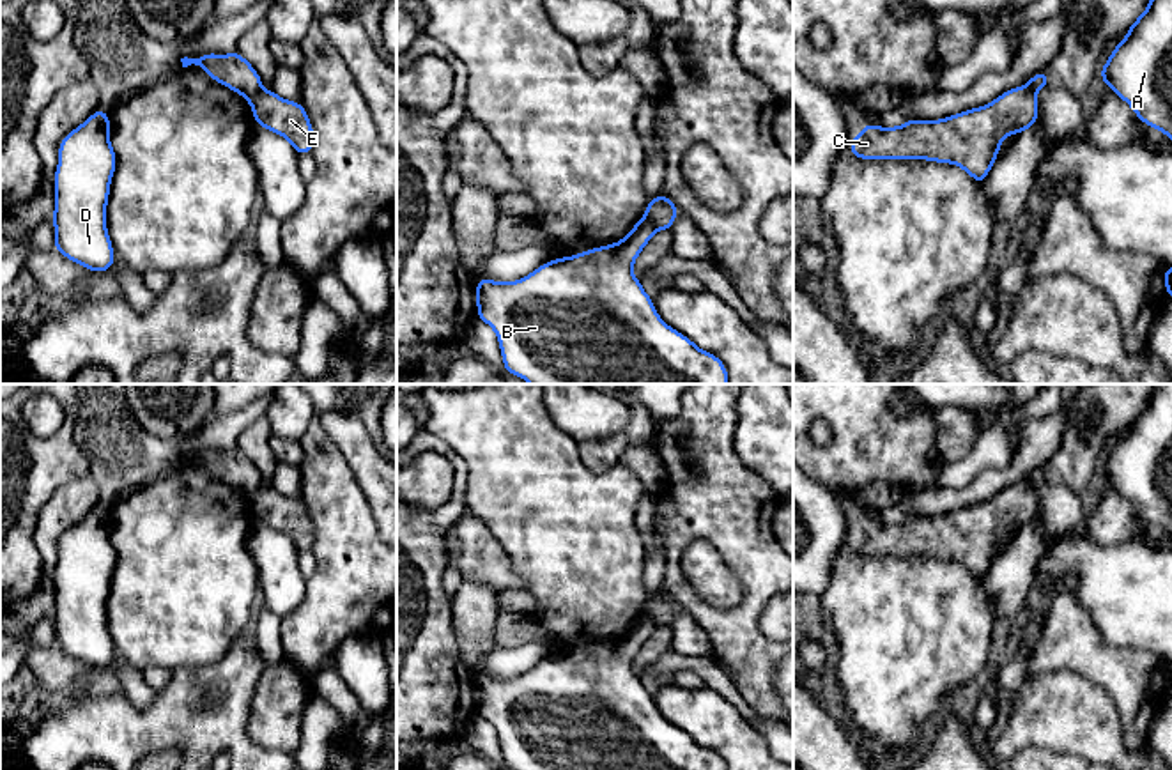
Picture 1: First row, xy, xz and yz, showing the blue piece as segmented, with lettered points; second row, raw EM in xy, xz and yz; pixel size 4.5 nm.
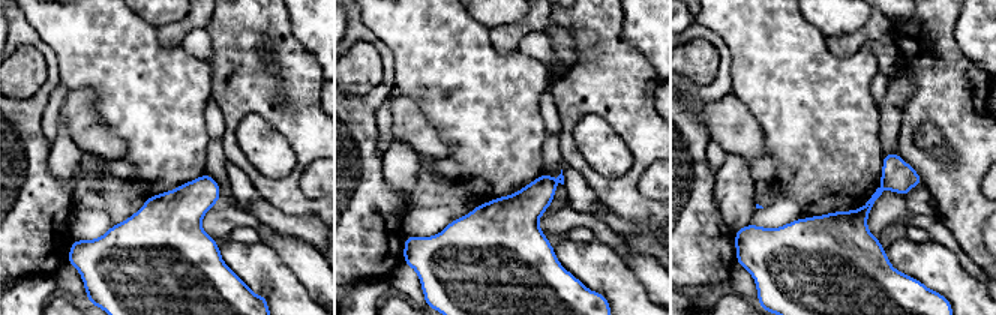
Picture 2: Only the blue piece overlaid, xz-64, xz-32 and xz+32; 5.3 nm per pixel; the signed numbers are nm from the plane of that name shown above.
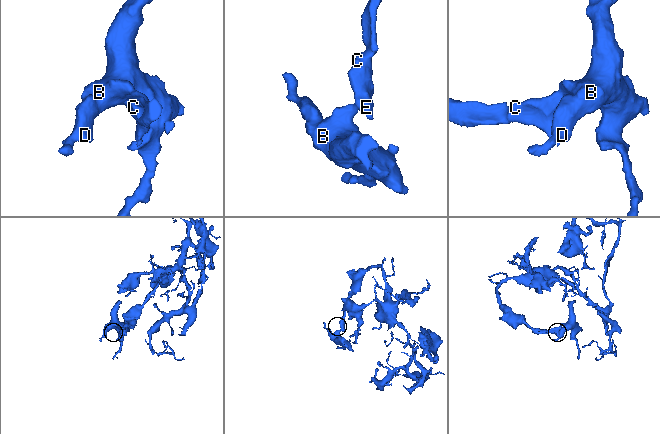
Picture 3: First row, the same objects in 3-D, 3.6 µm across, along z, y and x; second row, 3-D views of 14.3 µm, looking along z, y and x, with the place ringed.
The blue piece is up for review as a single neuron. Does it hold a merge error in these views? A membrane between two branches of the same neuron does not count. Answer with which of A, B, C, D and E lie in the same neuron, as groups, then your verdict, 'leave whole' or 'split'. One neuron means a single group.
groups A B D / C E; split

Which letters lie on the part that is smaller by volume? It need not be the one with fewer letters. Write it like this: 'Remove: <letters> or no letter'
Remove: A, B, D

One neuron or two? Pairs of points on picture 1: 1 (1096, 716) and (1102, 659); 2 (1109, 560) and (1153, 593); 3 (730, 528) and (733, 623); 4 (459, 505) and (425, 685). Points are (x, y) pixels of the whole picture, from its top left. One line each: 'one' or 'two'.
1: two
2: one
3: one
4: one

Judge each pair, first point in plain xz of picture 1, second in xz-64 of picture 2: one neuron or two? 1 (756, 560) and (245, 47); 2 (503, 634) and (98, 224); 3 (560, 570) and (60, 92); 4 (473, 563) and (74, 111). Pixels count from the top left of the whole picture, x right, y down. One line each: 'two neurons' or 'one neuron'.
1: one neuron
2: two neurons
3: two neurons
4: one neuron

